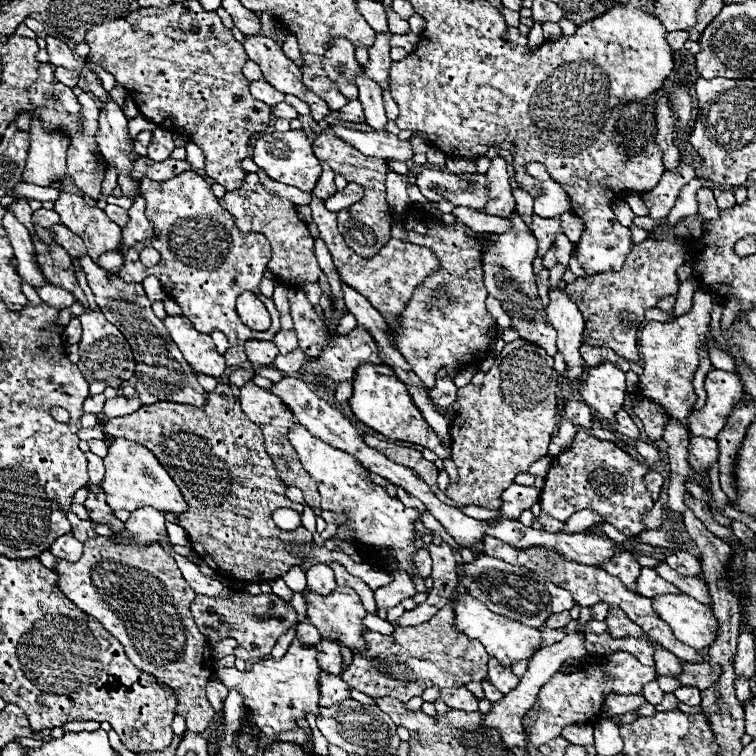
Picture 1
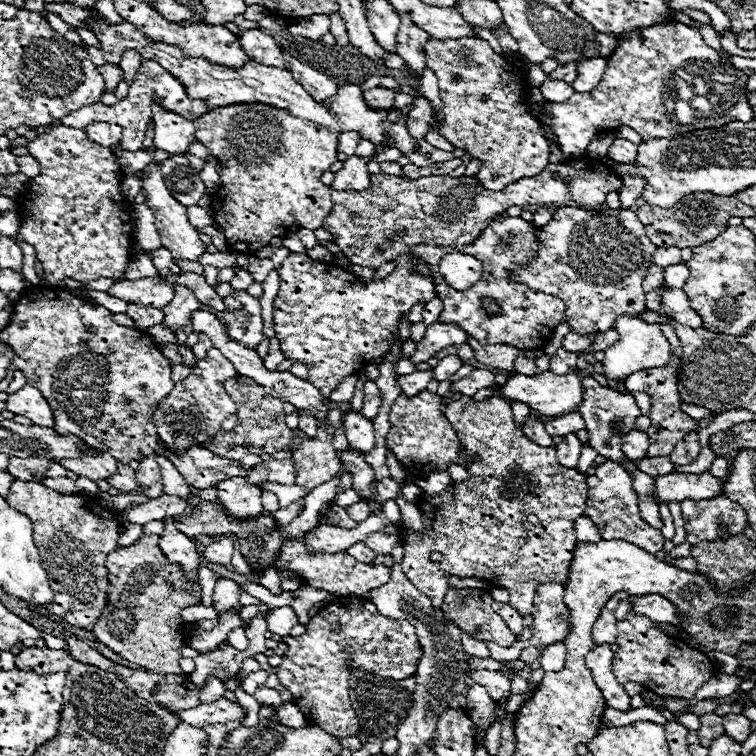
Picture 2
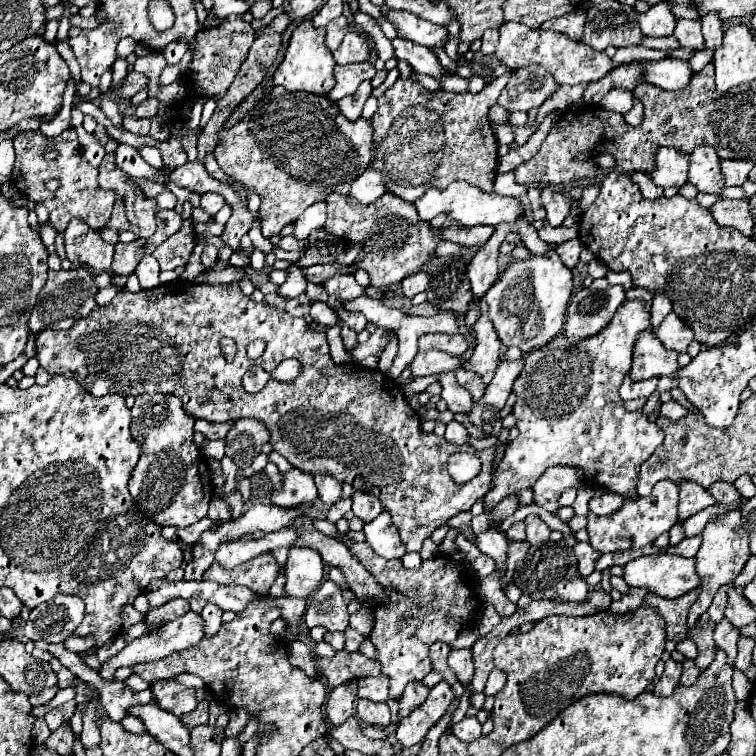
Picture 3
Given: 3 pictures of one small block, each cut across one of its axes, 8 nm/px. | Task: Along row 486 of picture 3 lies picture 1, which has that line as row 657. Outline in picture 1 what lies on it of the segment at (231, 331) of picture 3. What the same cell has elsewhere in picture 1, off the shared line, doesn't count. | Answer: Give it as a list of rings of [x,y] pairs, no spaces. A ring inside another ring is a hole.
[[[448,604],[432,620],[418,626],[398,626],[390,636],[364,632],[368,648],[352,658],[350,666],[342,672],[342,680],[372,698],[392,696],[400,702],[422,696],[422,692],[430,686],[458,688],[466,686],[472,680],[482,680],[488,674],[486,662],[490,656],[478,640],[456,632],[452,628],[452,622],[454,610],[452,604]]]

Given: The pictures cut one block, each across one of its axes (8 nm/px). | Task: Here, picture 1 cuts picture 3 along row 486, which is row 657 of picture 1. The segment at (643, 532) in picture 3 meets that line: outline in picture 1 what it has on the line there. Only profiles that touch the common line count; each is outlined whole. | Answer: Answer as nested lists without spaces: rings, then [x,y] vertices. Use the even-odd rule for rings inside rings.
[[[648,638],[648,642],[656,646],[656,650],[654,650],[654,652],[656,652],[656,654],[654,654],[656,676],[673,676],[676,678],[678,674],[682,672],[682,664],[680,664],[680,660],[678,660],[672,652],[668,652],[666,648],[662,648],[656,640]]]

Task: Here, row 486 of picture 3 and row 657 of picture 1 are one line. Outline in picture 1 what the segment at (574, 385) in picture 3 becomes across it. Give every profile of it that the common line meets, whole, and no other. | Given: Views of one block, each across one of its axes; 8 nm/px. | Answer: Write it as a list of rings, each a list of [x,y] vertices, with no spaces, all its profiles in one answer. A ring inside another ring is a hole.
[[[456,590],[452,592],[450,596],[450,602],[454,606],[454,630],[466,634],[468,638],[474,638],[474,640],[480,640],[486,648],[486,652],[496,658],[500,664],[504,666],[512,666],[514,662],[518,660],[524,660],[524,658],[532,658],[534,656],[534,648],[540,644],[540,630],[538,628],[530,628],[526,624],[520,624],[508,616],[500,616],[500,614],[494,614],[490,612],[484,604],[480,604],[478,600],[474,600],[472,596],[468,594],[458,594]],[[616,652],[610,656],[596,656],[596,666],[582,666],[582,670],[574,672],[574,676],[566,676],[558,672],[552,680],[543,685],[538,695],[538,718],[530,726],[528,740],[534,746],[542,746],[552,738],[558,738],[562,728],[568,724],[594,724],[598,720],[602,702],[606,694],[642,694],[642,686],[648,680],[654,680],[656,672],[650,666],[644,666],[636,660],[636,656],[628,652]]]

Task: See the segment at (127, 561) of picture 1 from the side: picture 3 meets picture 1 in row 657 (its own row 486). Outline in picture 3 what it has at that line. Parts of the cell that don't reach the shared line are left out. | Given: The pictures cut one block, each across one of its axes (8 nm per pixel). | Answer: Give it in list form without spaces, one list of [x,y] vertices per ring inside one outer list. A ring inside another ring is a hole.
[[[142,394],[132,406],[130,434],[140,444],[142,454],[130,474],[128,490],[136,510],[158,526],[186,528],[208,512],[212,480],[208,462],[192,440],[194,422],[196,420],[184,412],[180,398],[172,394]]]

